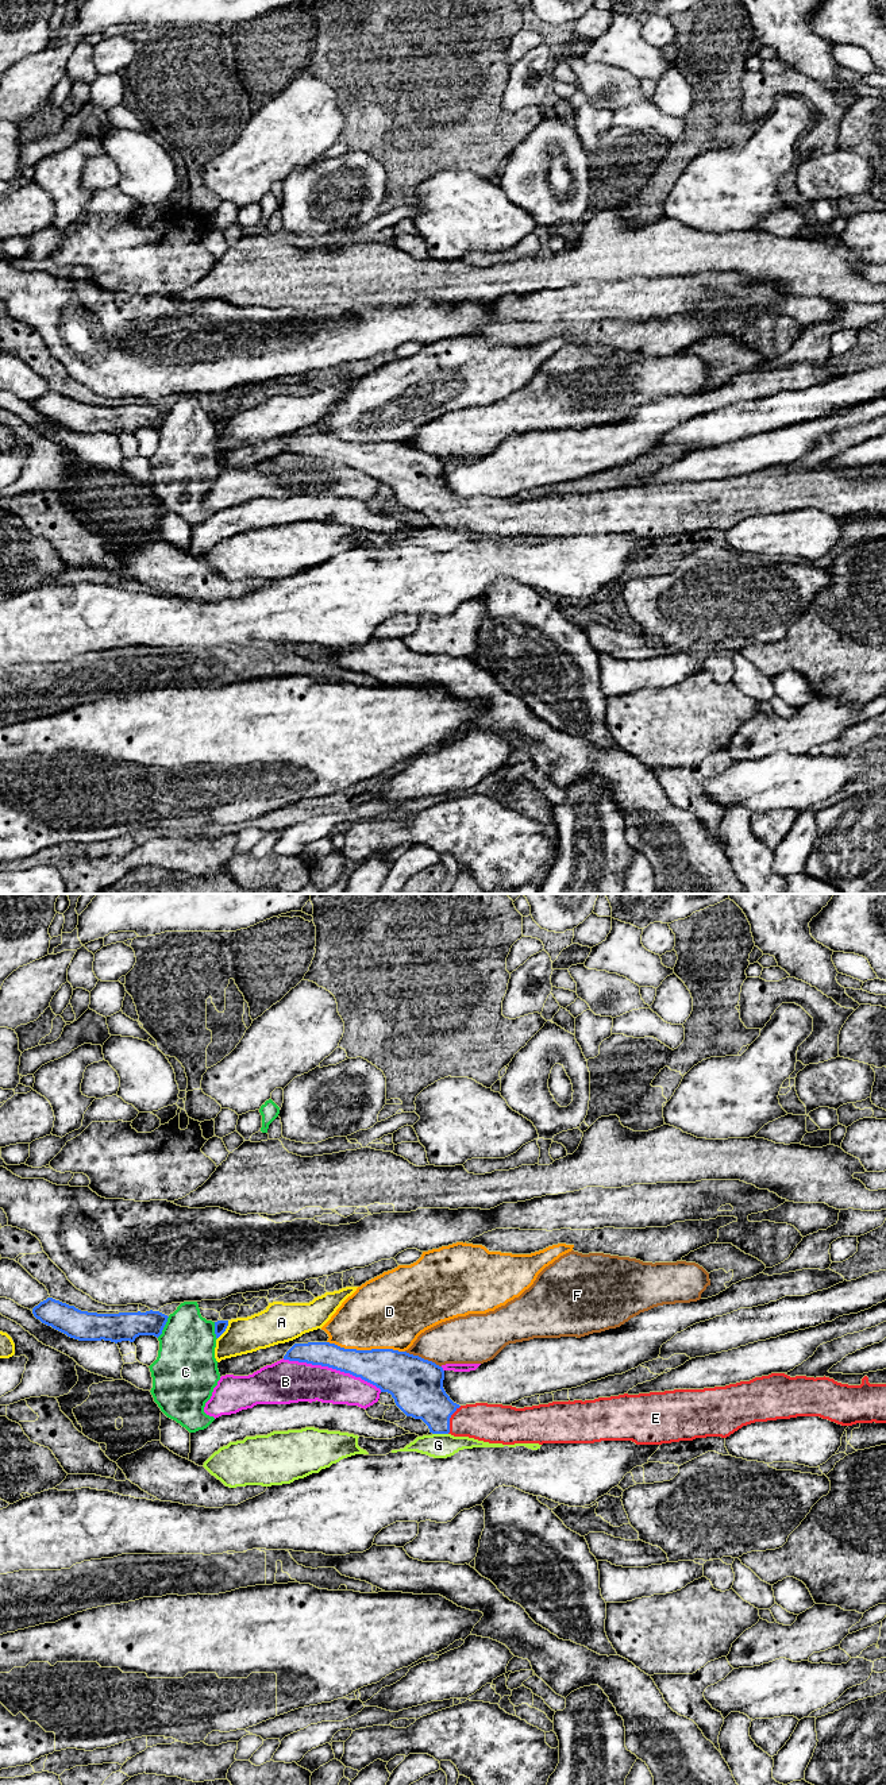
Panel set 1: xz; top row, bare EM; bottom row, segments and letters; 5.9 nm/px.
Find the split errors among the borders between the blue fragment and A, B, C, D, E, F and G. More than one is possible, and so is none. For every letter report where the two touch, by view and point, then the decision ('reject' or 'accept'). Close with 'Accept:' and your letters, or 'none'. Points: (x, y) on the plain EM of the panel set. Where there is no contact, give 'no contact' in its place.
A: xz (224, 423) | reject
B: xz (332, 461) | reject
C: xz (164, 419) | reject
D: xz (366, 443) | reject
E: xz (449, 512) | accept
F: xz (423, 451) | reject
G: xz (440, 525) | reject
Accept: E

